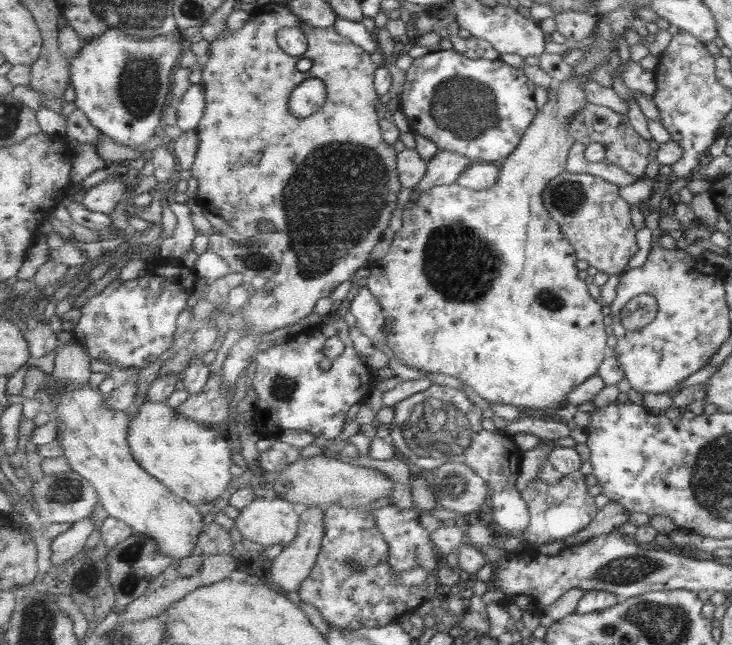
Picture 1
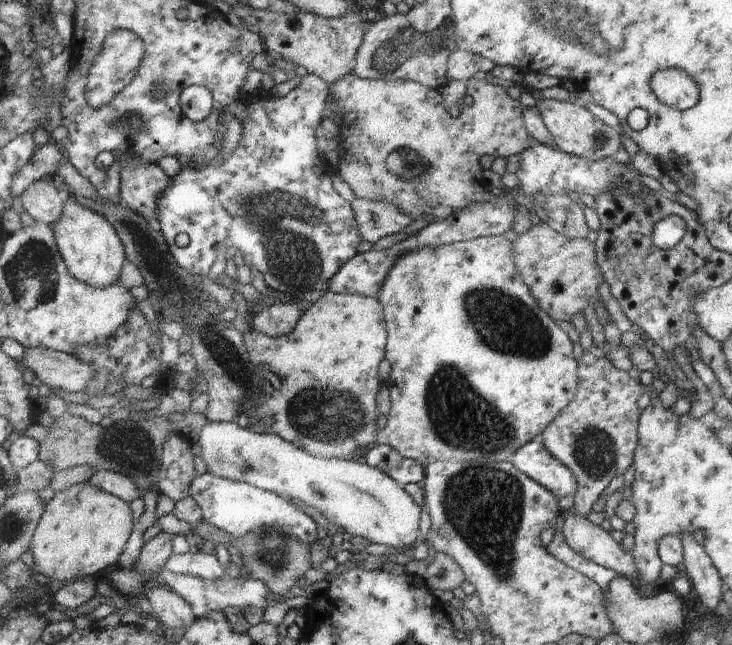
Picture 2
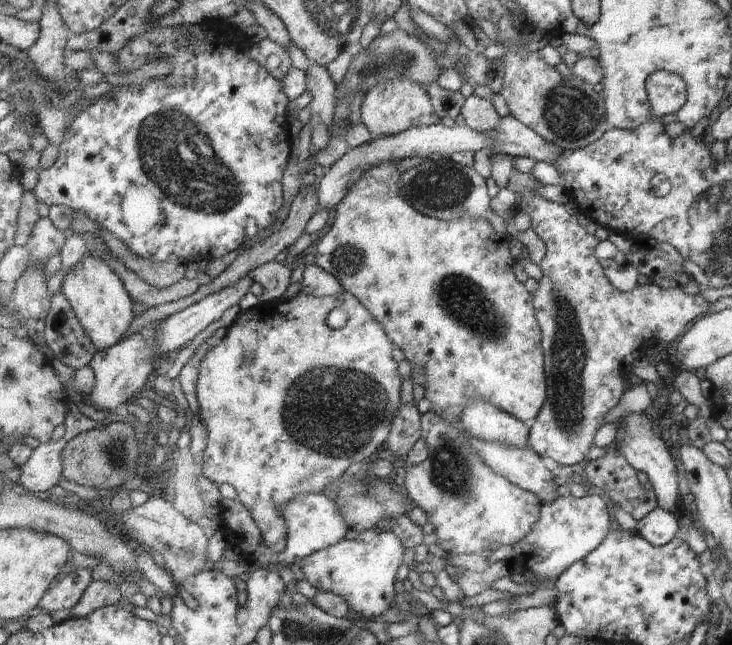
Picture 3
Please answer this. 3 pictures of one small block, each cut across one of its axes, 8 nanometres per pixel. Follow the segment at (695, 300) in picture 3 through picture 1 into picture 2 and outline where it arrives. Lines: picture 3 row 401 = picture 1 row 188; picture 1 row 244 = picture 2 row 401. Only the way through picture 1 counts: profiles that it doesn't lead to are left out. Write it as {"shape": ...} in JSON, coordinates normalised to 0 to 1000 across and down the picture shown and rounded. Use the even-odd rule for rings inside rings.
{"shape":[[[811,533],[796,546],[790,557],[791,600],[786,620],[740,673],[745,695],[786,735],[788,763],[783,766],[781,786],[794,800],[802,800],[821,763],[865,722],[867,695],[874,691],[876,633],[870,623],[885,603],[888,619],[899,616],[887,598],[866,589],[854,574],[846,574],[828,546],[828,540],[821,543]]]}

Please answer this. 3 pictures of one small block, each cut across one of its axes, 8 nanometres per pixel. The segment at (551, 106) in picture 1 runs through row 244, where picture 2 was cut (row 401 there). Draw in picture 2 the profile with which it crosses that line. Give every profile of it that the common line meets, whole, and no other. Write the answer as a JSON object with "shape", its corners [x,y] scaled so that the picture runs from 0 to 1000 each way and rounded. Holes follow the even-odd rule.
{"shape":[[[673,364],[654,367],[639,374],[581,383],[559,394],[546,397],[533,419],[518,465],[525,473],[530,529],[526,557],[533,564],[534,578],[529,591],[534,633],[527,648],[530,656],[518,668],[515,690],[531,690],[546,701],[553,710],[567,712],[579,724],[597,715],[635,715],[663,710],[671,716],[697,715],[698,707],[712,698],[717,688],[742,673],[745,665],[766,645],[766,639],[786,620],[791,600],[790,558],[783,549],[783,530],[769,515],[761,499],[734,468],[721,440],[708,420],[701,375],[690,366]]]}

